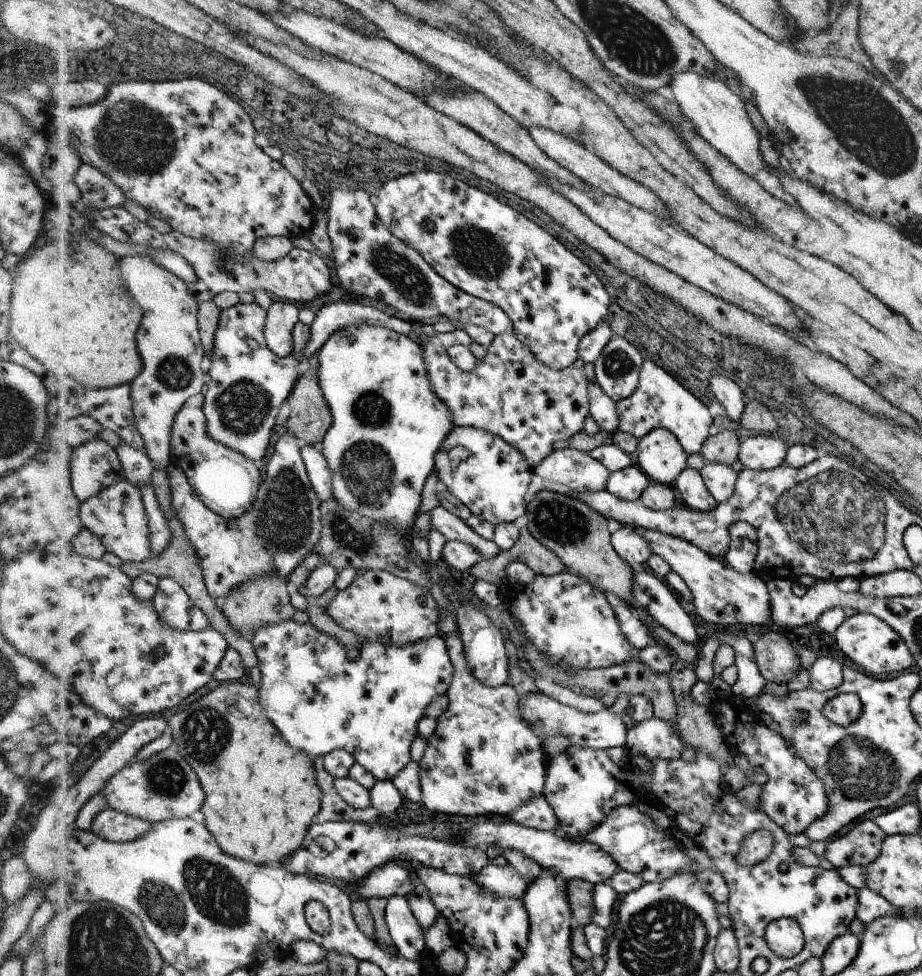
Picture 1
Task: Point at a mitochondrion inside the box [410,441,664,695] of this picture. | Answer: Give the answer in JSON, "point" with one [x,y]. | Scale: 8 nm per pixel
{"point":[555,518]}

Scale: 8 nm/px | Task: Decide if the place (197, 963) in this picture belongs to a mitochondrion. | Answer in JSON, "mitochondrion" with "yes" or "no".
{"mitochondrion":"yes"}

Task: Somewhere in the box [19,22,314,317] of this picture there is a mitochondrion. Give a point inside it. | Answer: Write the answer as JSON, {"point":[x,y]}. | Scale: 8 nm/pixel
{"point":[132,138]}

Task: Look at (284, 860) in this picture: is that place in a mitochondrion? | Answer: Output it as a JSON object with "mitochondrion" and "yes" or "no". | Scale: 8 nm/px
{"mitochondrion":"no"}

